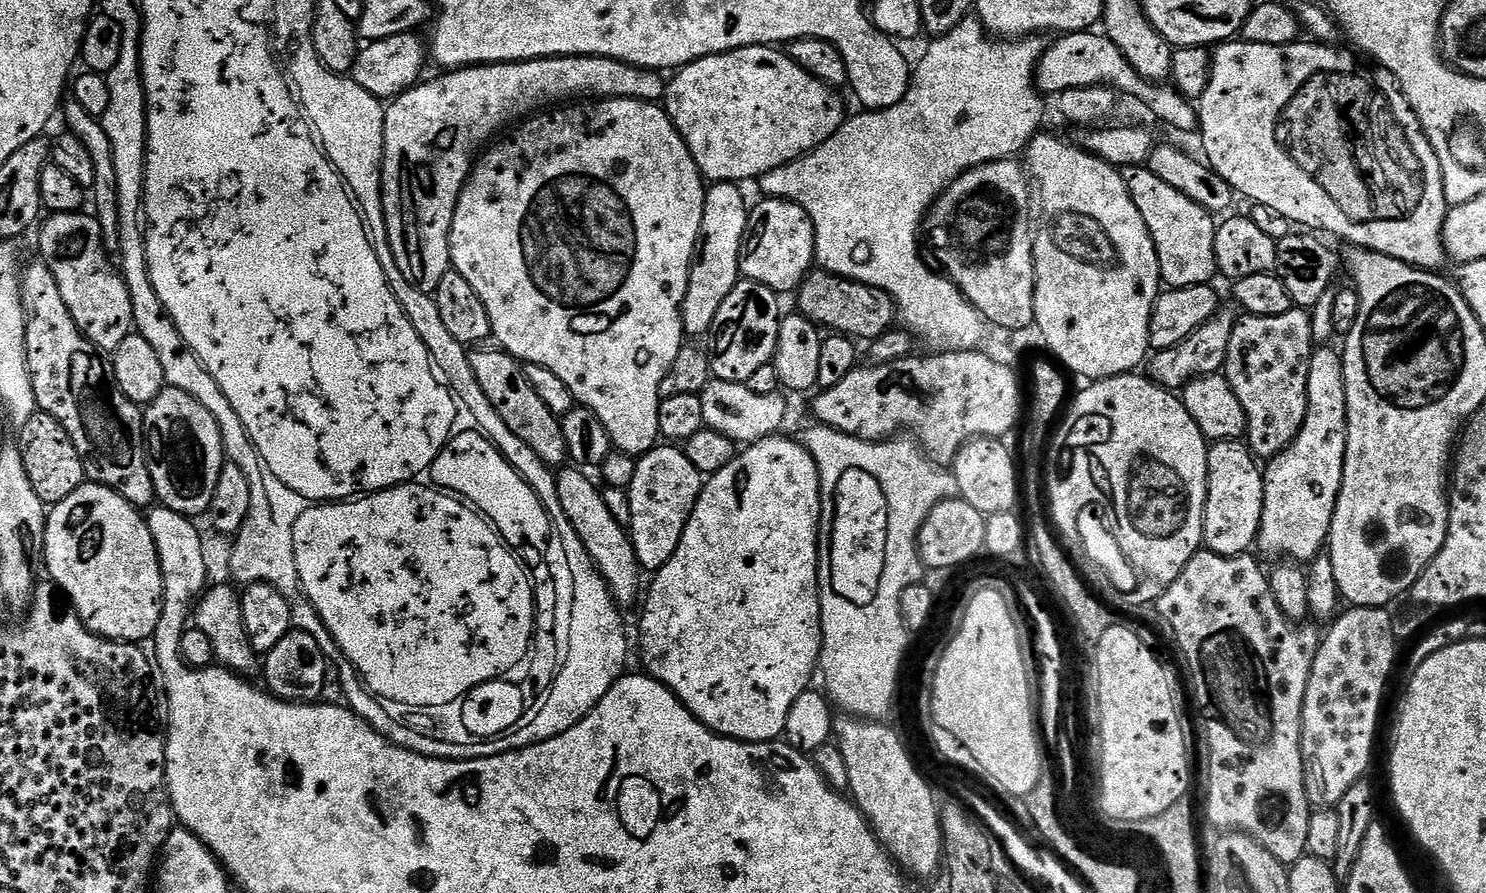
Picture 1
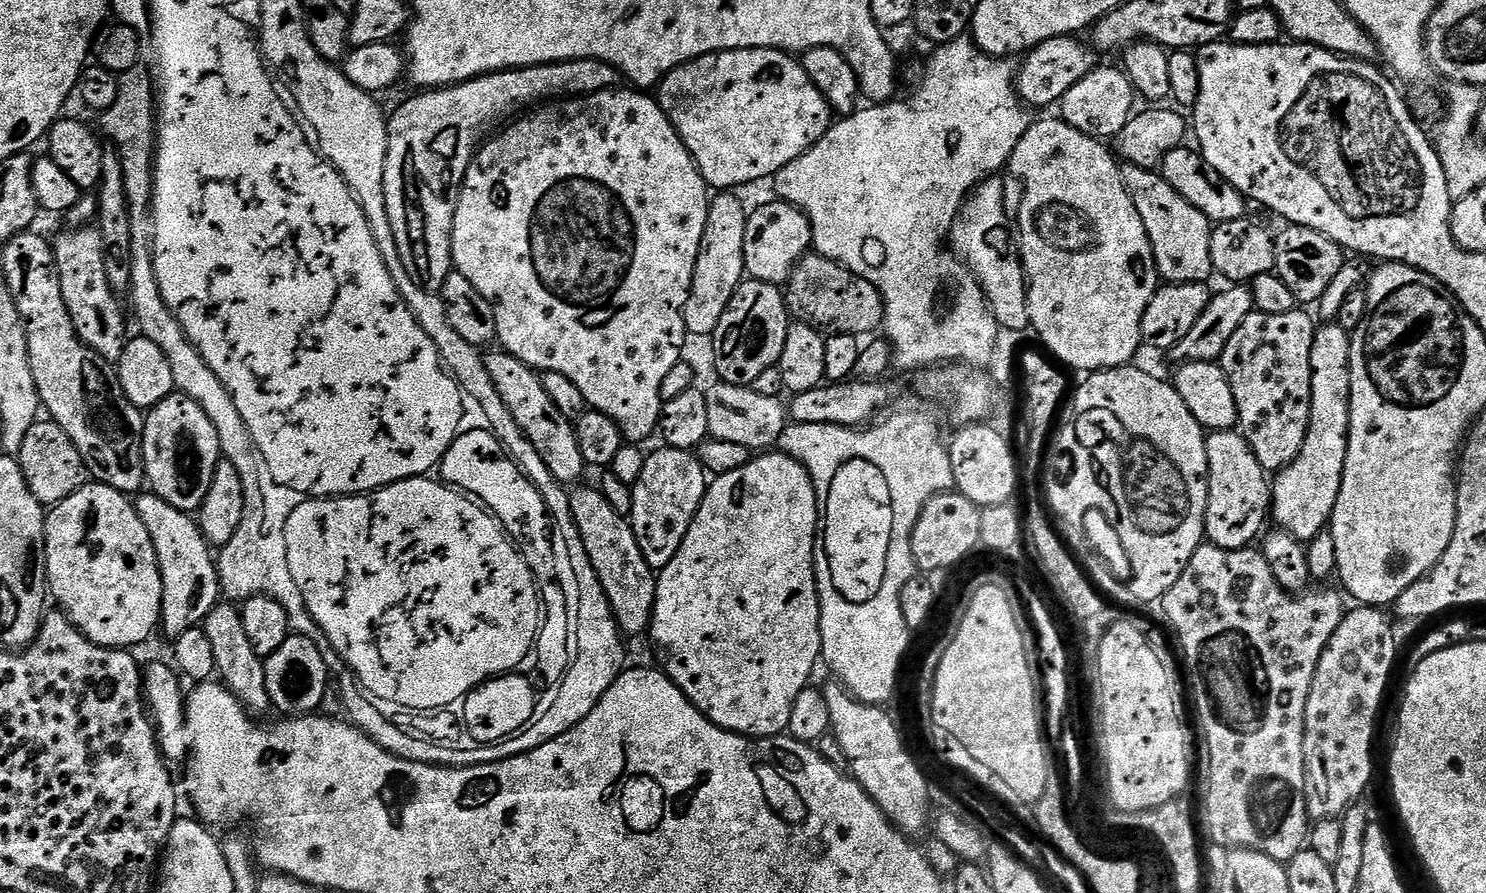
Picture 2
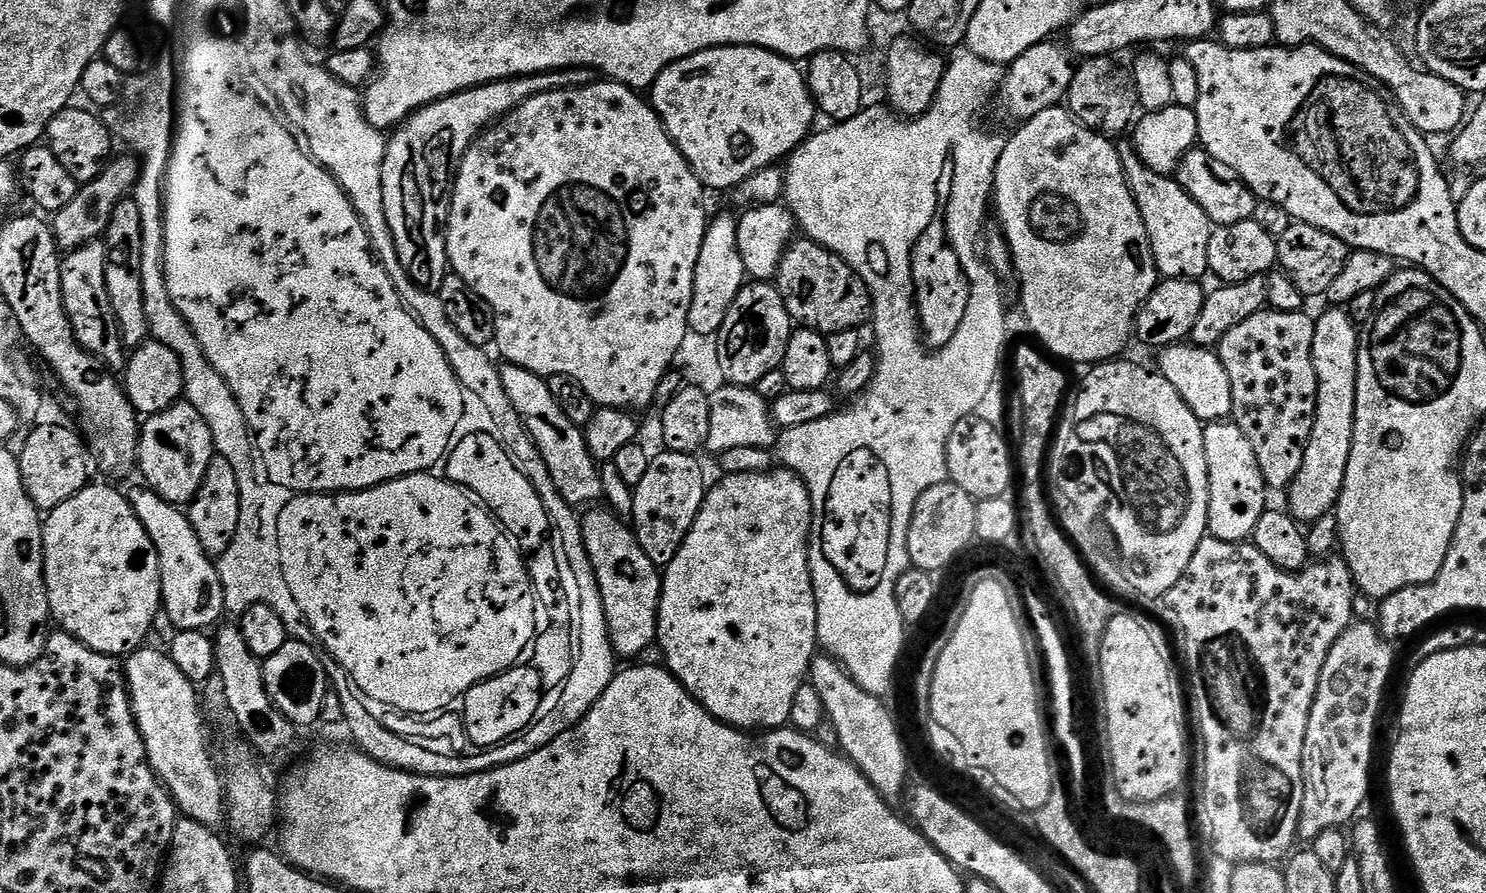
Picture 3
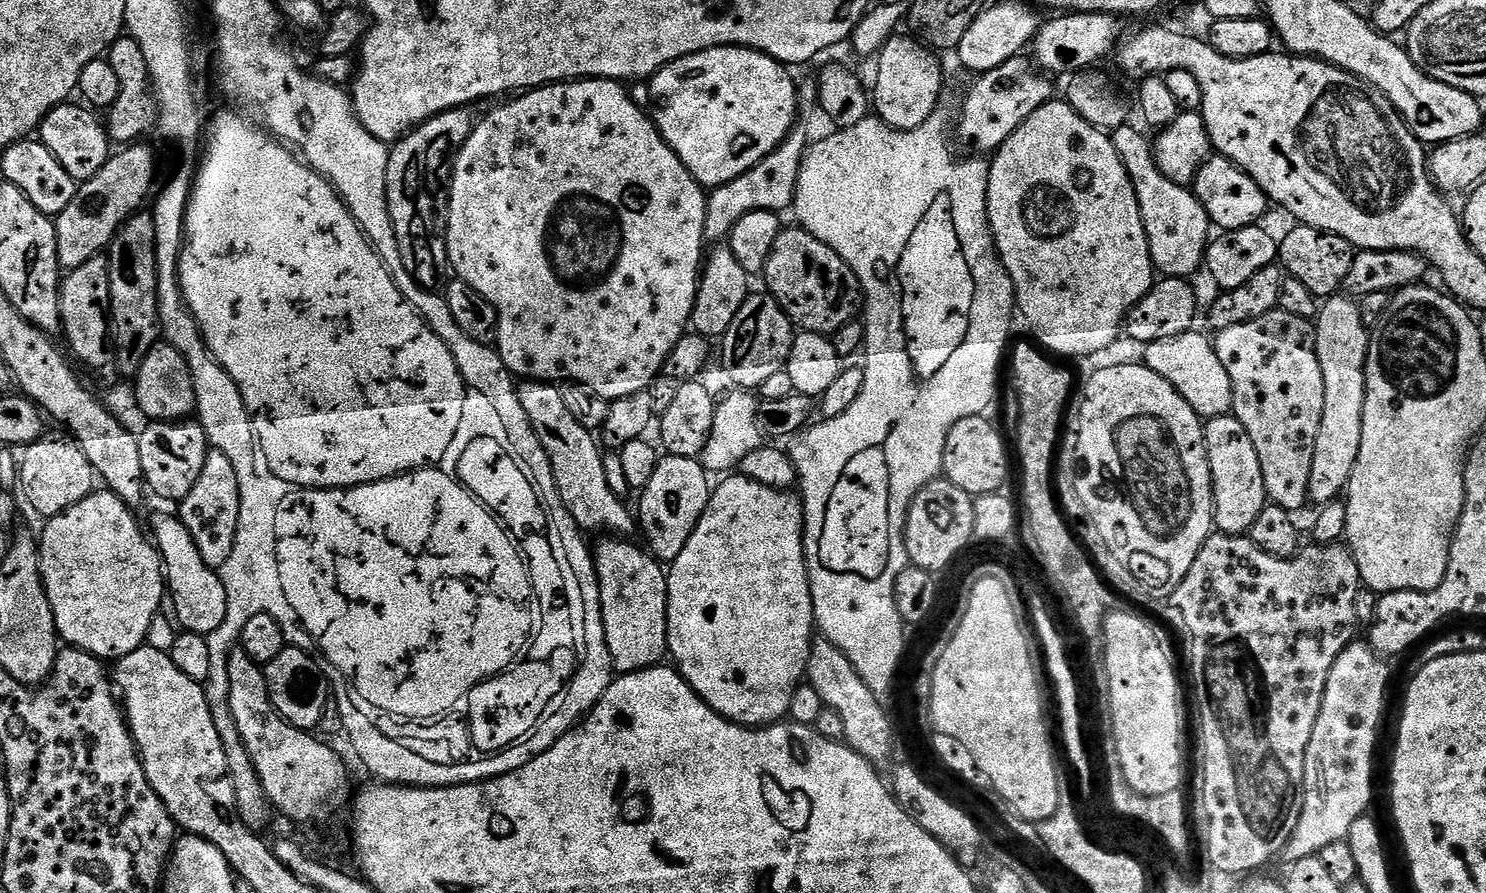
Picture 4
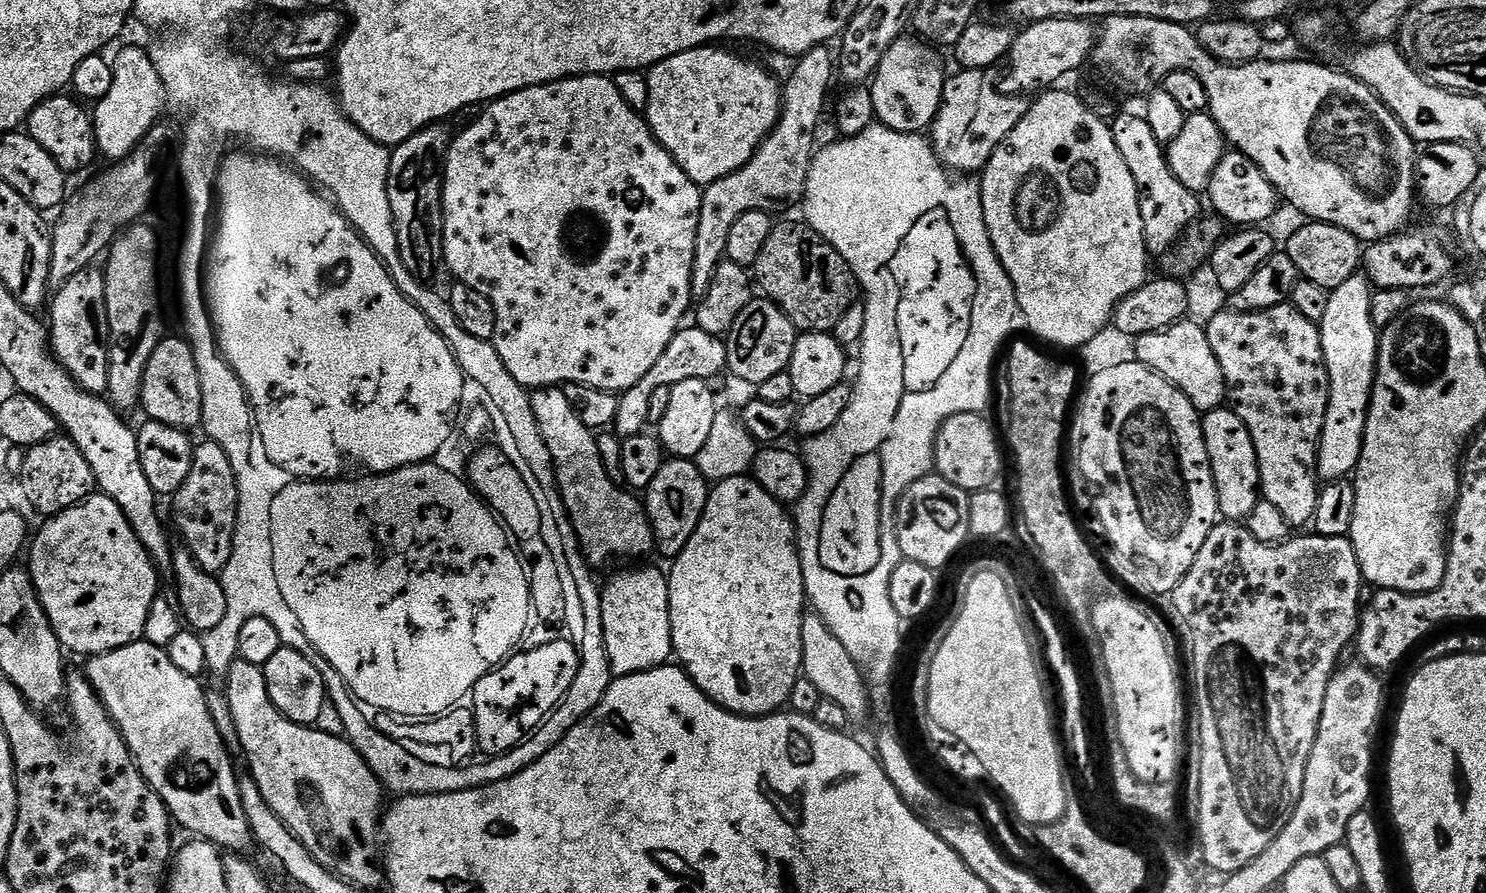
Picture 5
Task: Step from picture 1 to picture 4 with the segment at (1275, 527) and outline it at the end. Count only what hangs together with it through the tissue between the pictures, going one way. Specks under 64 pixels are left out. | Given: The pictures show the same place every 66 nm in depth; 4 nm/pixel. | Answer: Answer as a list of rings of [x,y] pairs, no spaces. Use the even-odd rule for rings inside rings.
[[[1348,294],[1327,297],[1319,305],[1314,327],[1316,353],[1322,366],[1324,409],[1322,426],[1314,446],[1314,460],[1310,466],[1308,499],[1319,506],[1337,499],[1347,489],[1354,462],[1358,458],[1358,446],[1362,442],[1364,367],[1370,332],[1362,322],[1359,303]]]

